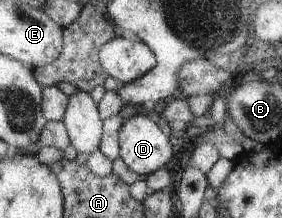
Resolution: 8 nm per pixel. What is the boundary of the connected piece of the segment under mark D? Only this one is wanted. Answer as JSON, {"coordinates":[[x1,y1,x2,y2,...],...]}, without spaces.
{"coordinates":[[137,114,124,120,118,131,119,156,130,171,148,175,158,167,165,167,172,157,172,145,158,125,144,114]]}

